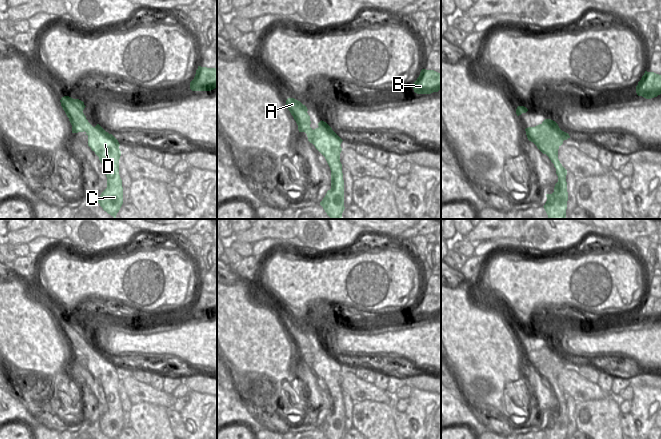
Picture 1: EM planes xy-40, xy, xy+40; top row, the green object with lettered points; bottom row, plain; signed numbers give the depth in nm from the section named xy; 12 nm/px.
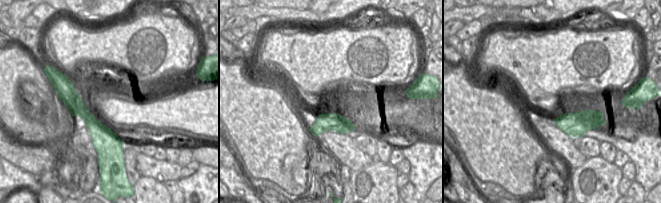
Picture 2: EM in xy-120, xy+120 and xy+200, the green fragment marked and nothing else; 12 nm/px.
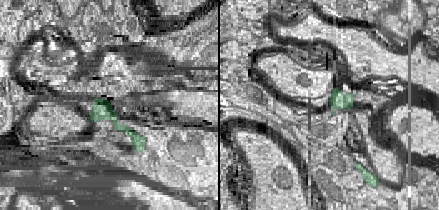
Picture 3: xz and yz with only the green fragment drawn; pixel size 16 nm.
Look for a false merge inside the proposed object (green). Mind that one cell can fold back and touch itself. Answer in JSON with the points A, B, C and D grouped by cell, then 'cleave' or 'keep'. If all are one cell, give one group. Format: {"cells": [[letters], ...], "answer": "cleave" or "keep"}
{"cells": [["A", "C", "D"], ["B"]], "answer": "cleave"}

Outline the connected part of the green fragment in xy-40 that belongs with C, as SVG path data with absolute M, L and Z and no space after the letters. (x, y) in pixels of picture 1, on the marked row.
M64 96L60 100L72 128L81 128L88 135L88 146L99 157L107 177L107 188L101 193L98 203L108 214L116 219L123 204L123 187L119 175L121 151L118 140L106 132L99 124L93 127L83 113L84 102Z

